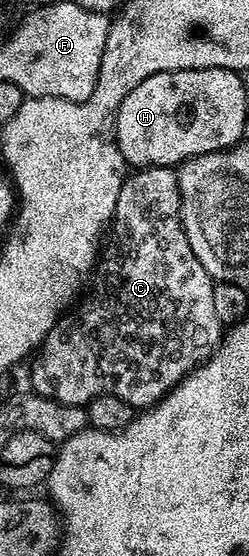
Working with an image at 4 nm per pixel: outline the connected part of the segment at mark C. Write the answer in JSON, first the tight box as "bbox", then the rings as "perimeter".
{"bbox":[30,168,222,411],"perimeter":[[[175,168],[136,169],[125,176],[122,191],[118,191],[118,203],[110,222],[110,236],[103,246],[102,256],[94,266],[94,272],[90,277],[90,288],[83,294],[83,297],[75,306],[75,309],[77,308],[76,318],[73,321],[68,321],[69,319],[56,321],[54,327],[44,336],[42,348],[35,354],[34,360],[36,362],[32,365],[30,389],[40,397],[61,401],[67,405],[87,406],[92,398],[109,393],[131,405],[133,410],[143,411],[158,404],[183,377],[187,377],[193,369],[201,365],[215,351],[222,336],[222,326],[218,315],[214,315],[214,282],[206,271],[206,267],[202,267],[202,263],[198,263],[198,255],[194,255],[194,251],[190,251],[190,239],[186,239],[186,231],[182,227],[182,219],[180,218],[180,192],[178,191]]]}

